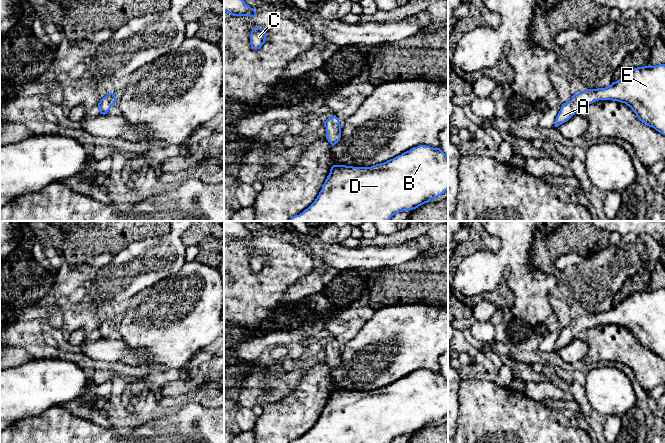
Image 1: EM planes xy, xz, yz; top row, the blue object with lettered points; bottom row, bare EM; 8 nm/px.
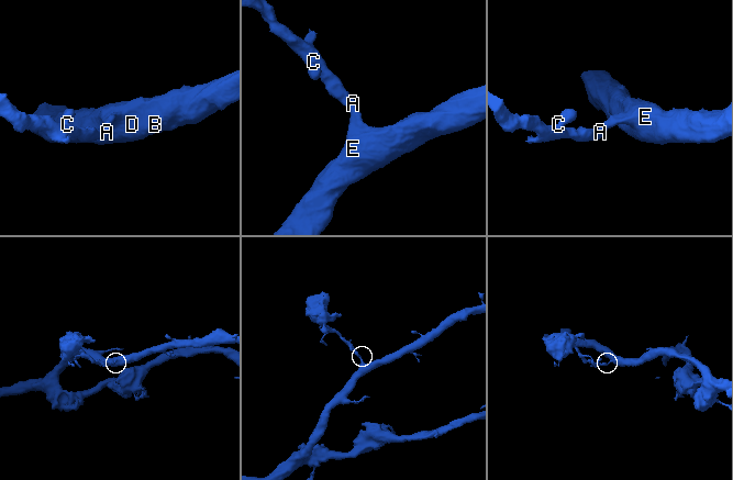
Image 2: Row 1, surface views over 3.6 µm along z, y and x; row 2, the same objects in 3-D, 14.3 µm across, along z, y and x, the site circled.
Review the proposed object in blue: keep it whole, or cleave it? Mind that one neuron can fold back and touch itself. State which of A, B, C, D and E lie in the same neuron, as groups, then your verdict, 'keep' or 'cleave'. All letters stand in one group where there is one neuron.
groups A B C D E; keep

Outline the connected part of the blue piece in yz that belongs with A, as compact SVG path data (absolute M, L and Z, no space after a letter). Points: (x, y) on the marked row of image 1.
M665 64L643 66L624 72L616 82L605 88L587 89L574 94L572 99L563 103L555 120L555 127L567 122L575 112L599 100L612 100L625 103L639 120L659 133L665 135Z

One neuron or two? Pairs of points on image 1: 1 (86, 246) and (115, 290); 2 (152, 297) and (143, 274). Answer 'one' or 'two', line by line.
1: two
2: two

